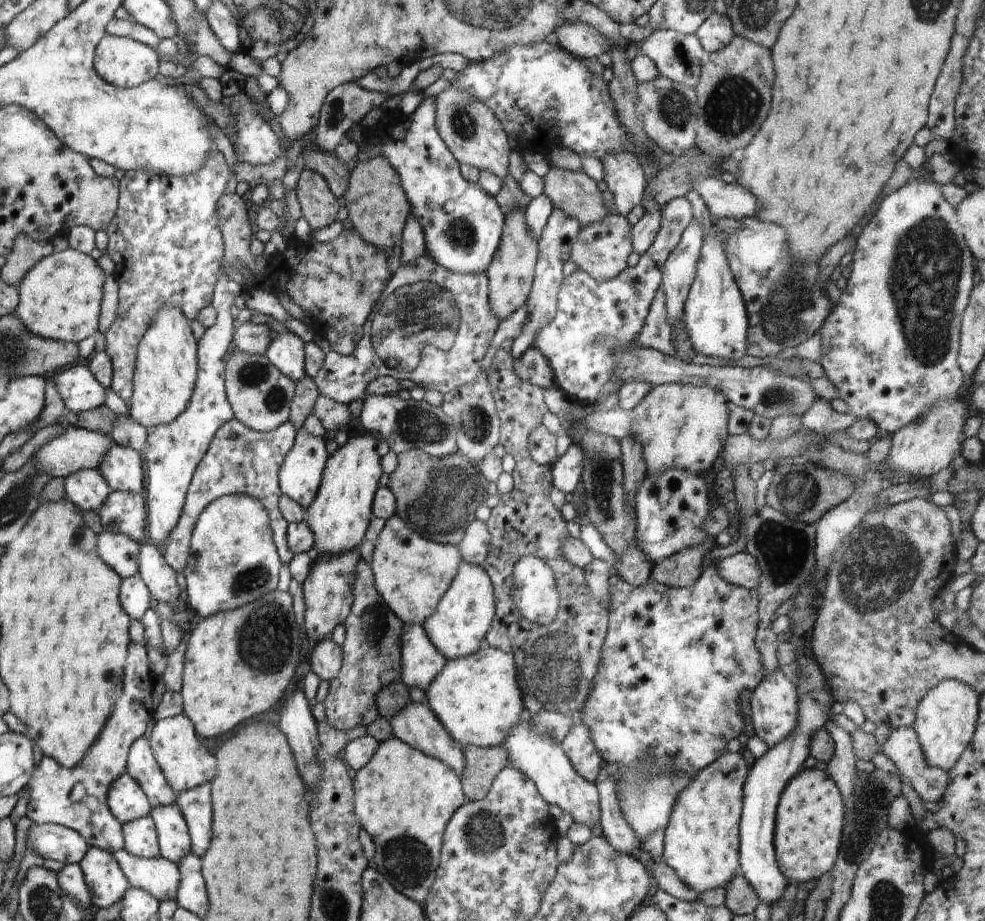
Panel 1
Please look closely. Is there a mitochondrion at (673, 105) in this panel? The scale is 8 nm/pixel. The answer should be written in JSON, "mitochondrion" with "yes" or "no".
{"mitochondrion":"yes"}

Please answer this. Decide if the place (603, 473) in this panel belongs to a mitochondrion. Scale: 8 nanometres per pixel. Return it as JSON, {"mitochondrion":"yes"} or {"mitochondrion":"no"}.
{"mitochondrion":"yes"}

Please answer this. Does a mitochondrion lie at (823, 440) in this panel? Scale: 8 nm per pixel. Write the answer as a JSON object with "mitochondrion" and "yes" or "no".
{"mitochondrion":"no"}

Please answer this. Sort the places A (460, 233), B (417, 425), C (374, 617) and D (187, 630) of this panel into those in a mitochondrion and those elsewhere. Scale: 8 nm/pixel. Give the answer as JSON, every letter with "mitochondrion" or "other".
{"A":"mitochondrion","B":"mitochondrion","C":"mitochondrion","D":"other"}

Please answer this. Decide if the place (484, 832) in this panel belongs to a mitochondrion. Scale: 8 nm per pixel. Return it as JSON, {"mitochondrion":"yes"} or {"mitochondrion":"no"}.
{"mitochondrion":"yes"}

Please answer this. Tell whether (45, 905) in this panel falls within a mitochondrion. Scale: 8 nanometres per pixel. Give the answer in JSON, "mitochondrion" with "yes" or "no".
{"mitochondrion":"yes"}

